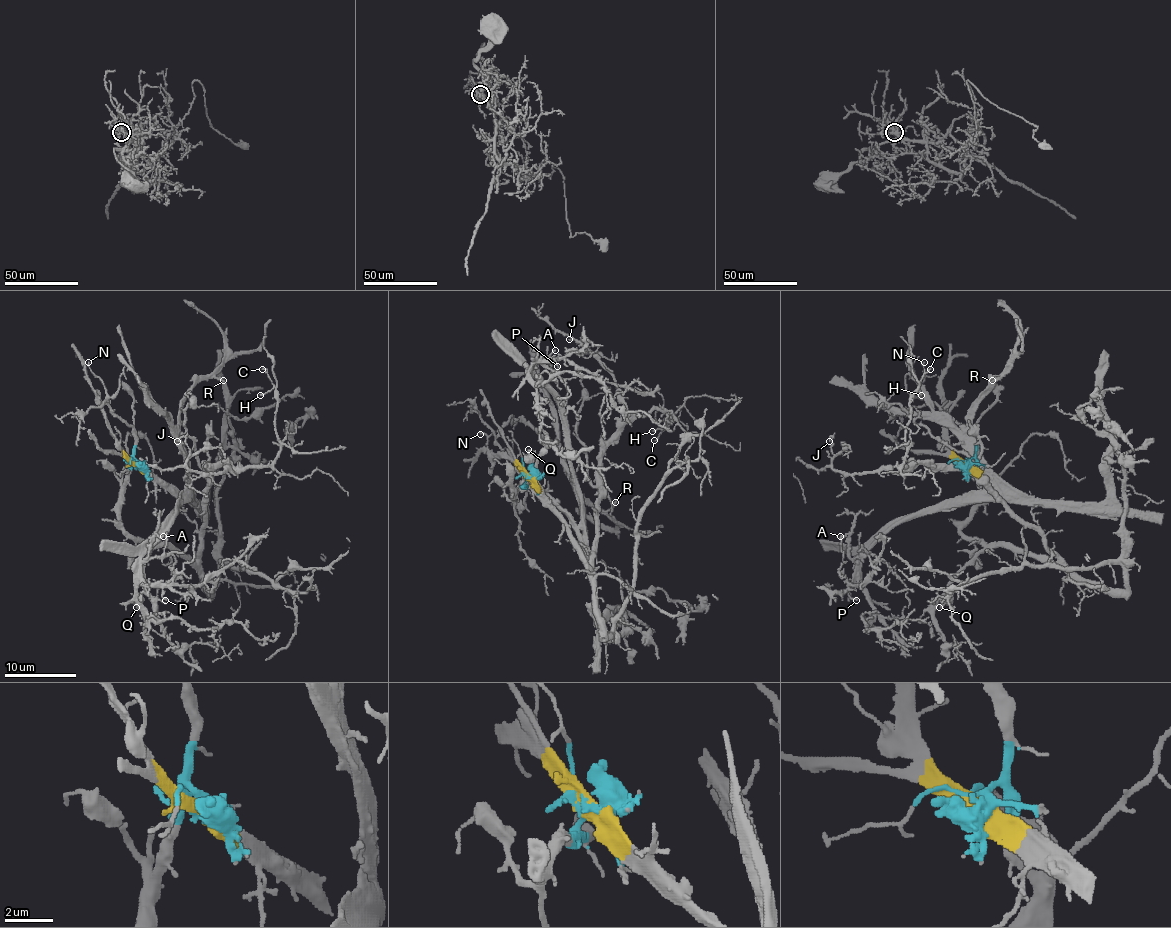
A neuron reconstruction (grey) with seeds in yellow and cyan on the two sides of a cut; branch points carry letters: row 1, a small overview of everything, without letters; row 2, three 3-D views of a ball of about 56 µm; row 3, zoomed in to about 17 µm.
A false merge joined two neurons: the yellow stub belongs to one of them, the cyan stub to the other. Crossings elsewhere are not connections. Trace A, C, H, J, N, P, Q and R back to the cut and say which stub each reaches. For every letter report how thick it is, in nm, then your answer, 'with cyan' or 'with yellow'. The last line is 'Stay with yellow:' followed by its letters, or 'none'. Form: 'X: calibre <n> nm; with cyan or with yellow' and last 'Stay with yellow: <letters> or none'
A: calibre 130 nm; with yellow
C: calibre 130 nm; with cyan
H: calibre 150 nm; with cyan
J: calibre 110 nm; with cyan
N: calibre 140 nm; with cyan
P: calibre 140 nm; with yellow
Q: calibre 240 nm; with cyan
R: calibre 220 nm; with yellow
Stay with yellow: A, P, R

